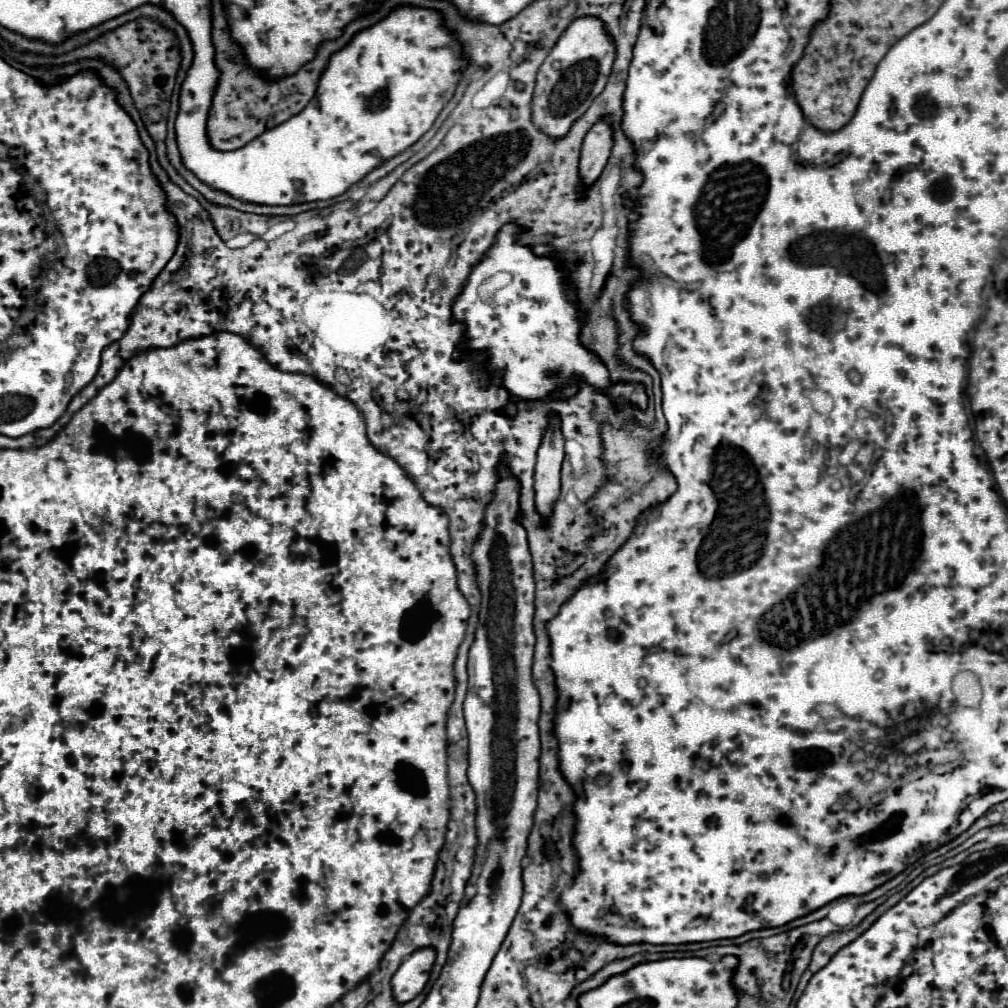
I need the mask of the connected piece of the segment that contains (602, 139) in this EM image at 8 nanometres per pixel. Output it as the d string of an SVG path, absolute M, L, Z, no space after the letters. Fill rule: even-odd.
M600 120L586 134L582 144L582 156L580 156L580 176L586 186L592 184L602 174L610 158L612 144L614 144L612 124L608 120Z

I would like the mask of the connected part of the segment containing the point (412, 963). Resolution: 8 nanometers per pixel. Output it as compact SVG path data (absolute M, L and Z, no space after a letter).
M418 948L412 952L392 978L394 998L398 1002L408 1002L422 992L430 972L434 968L434 948Z

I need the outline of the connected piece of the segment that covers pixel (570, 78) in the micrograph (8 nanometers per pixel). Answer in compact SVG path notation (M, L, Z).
M580 16L574 20L538 70L532 98L532 122L552 138L564 136L574 120L578 120L604 90L614 58L614 40L604 30L602 20L596 16Z

